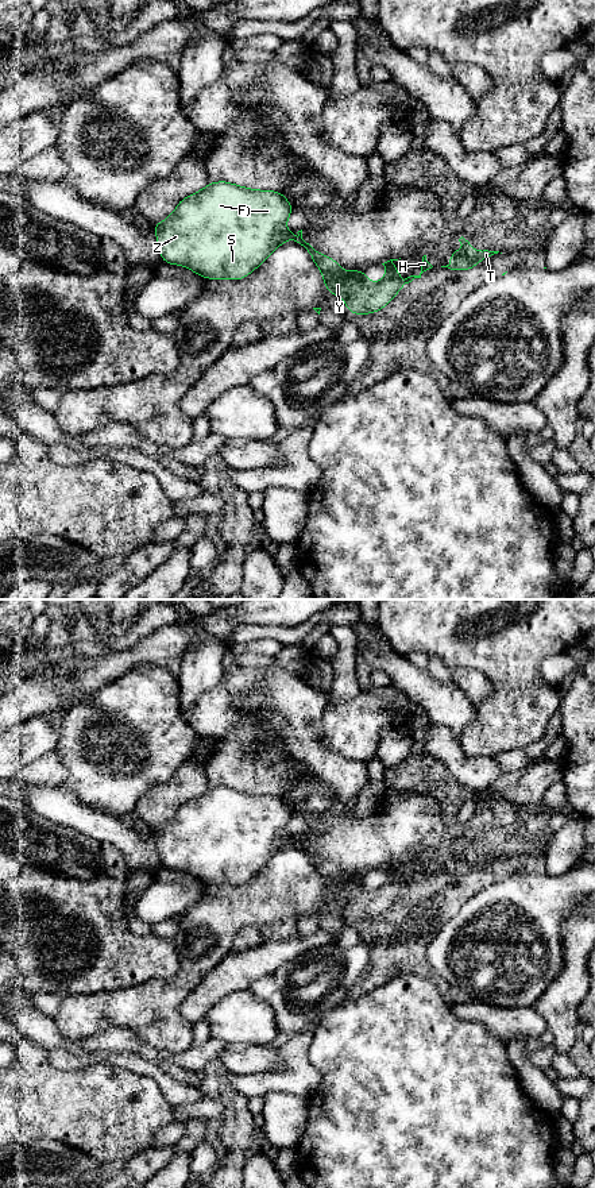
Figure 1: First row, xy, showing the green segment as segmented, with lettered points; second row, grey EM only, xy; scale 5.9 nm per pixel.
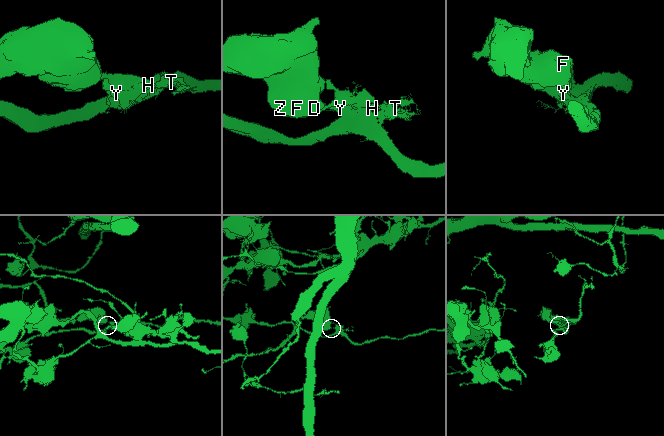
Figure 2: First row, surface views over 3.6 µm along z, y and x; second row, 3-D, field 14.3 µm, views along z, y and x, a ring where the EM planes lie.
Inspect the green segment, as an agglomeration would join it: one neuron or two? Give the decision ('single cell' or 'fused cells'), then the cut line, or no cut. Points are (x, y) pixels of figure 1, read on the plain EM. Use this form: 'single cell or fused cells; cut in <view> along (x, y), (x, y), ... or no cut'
fused cells; cut in xy along (293, 840), (289, 843)

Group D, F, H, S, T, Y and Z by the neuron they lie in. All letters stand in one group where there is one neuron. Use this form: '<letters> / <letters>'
D F S Z / H T Y

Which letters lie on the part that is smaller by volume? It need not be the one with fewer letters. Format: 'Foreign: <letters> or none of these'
Foreign: D, F, S, Z

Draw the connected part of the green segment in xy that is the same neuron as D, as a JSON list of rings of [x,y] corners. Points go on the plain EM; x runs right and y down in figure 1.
[[[227,786],[206,791],[181,805],[163,826],[151,830],[162,865],[189,872],[209,884],[242,884],[259,872],[293,838],[285,829],[293,815],[283,798],[237,791]]]

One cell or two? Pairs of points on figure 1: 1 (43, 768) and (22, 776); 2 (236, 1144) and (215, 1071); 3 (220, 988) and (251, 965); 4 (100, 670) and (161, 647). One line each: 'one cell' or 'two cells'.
1: one cell
2: one cell
3: one cell
4: one cell

